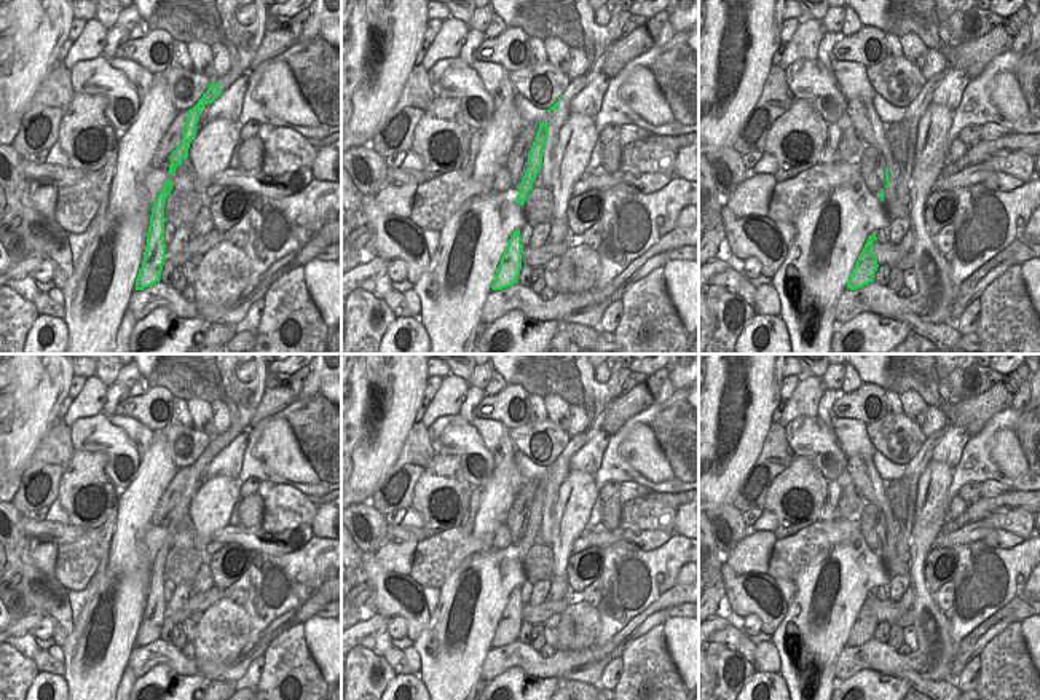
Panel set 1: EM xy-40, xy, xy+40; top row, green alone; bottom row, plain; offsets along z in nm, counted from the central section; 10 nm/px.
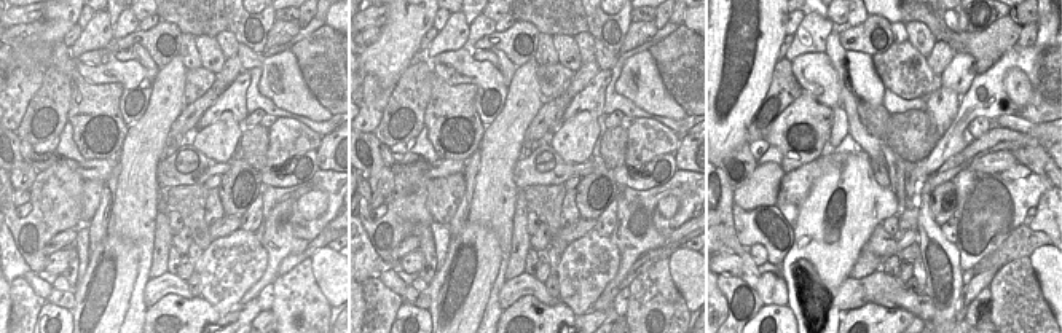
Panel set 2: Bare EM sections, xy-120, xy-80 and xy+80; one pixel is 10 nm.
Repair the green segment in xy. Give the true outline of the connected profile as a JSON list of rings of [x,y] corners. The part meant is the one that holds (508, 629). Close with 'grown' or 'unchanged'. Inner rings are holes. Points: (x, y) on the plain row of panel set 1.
[[[520,587],[510,592],[509,601],[502,611],[501,620],[496,627],[491,646],[502,647],[518,639],[518,631],[522,627],[522,593]]] | unchanged

